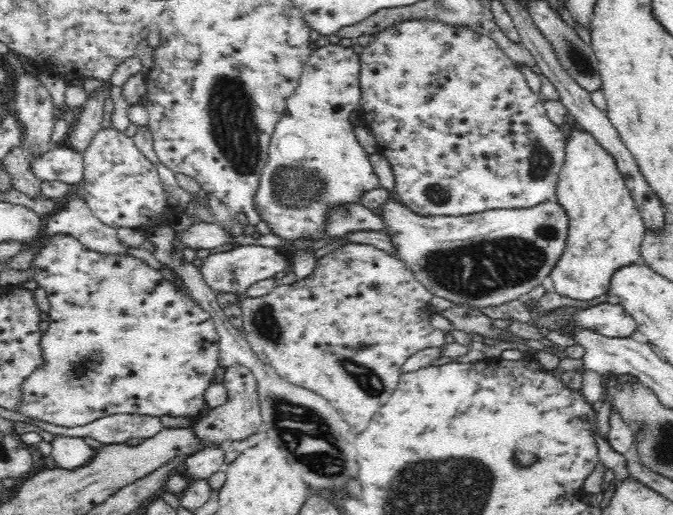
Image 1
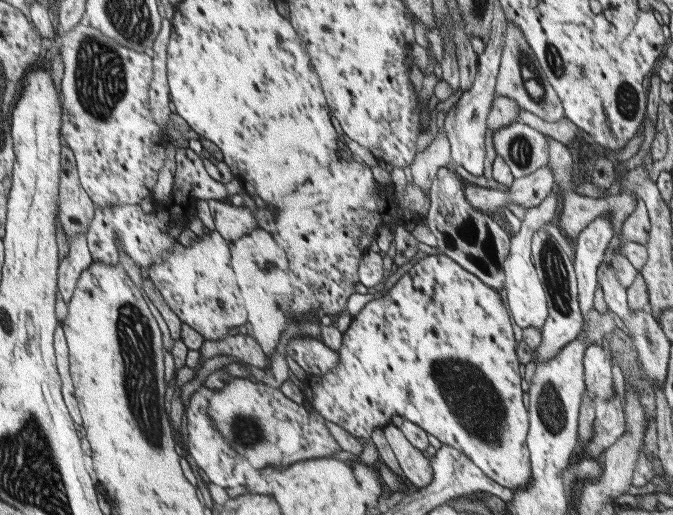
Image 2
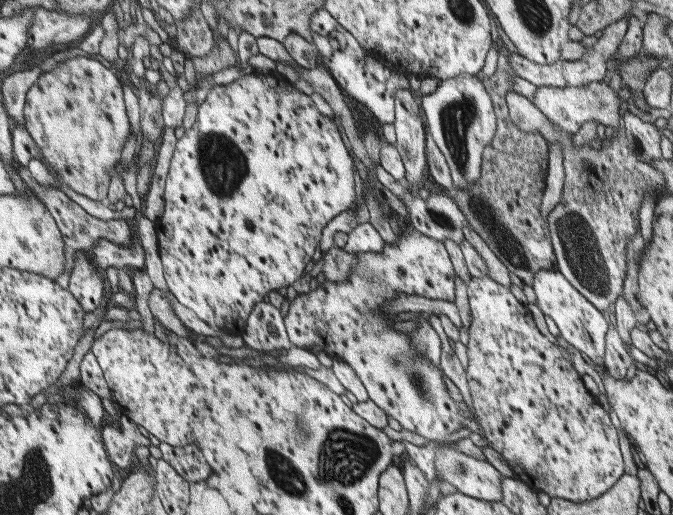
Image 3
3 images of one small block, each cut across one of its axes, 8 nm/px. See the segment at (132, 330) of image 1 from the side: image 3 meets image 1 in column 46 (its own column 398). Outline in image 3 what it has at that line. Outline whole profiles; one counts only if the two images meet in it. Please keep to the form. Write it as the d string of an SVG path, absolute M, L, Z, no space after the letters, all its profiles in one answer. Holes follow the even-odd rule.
M404 225L395 244L383 243L380 253L362 252L355 254L355 264L351 268L349 278L341 282L324 281L321 286L307 293L297 295L288 307L283 317L284 329L292 346L308 349L317 346L333 358L339 358L350 366L357 378L365 387L368 399L379 407L385 415L397 420L401 429L414 432L429 441L443 442L453 432L461 429L461 414L459 404L453 402L445 390L443 374L438 366L429 364L428 358L423 358L409 344L407 333L395 330L393 320L386 319L380 306L386 298L394 298L398 292L416 294L431 300L453 303L452 262L449 262L448 252L442 241L432 239L423 233Z

